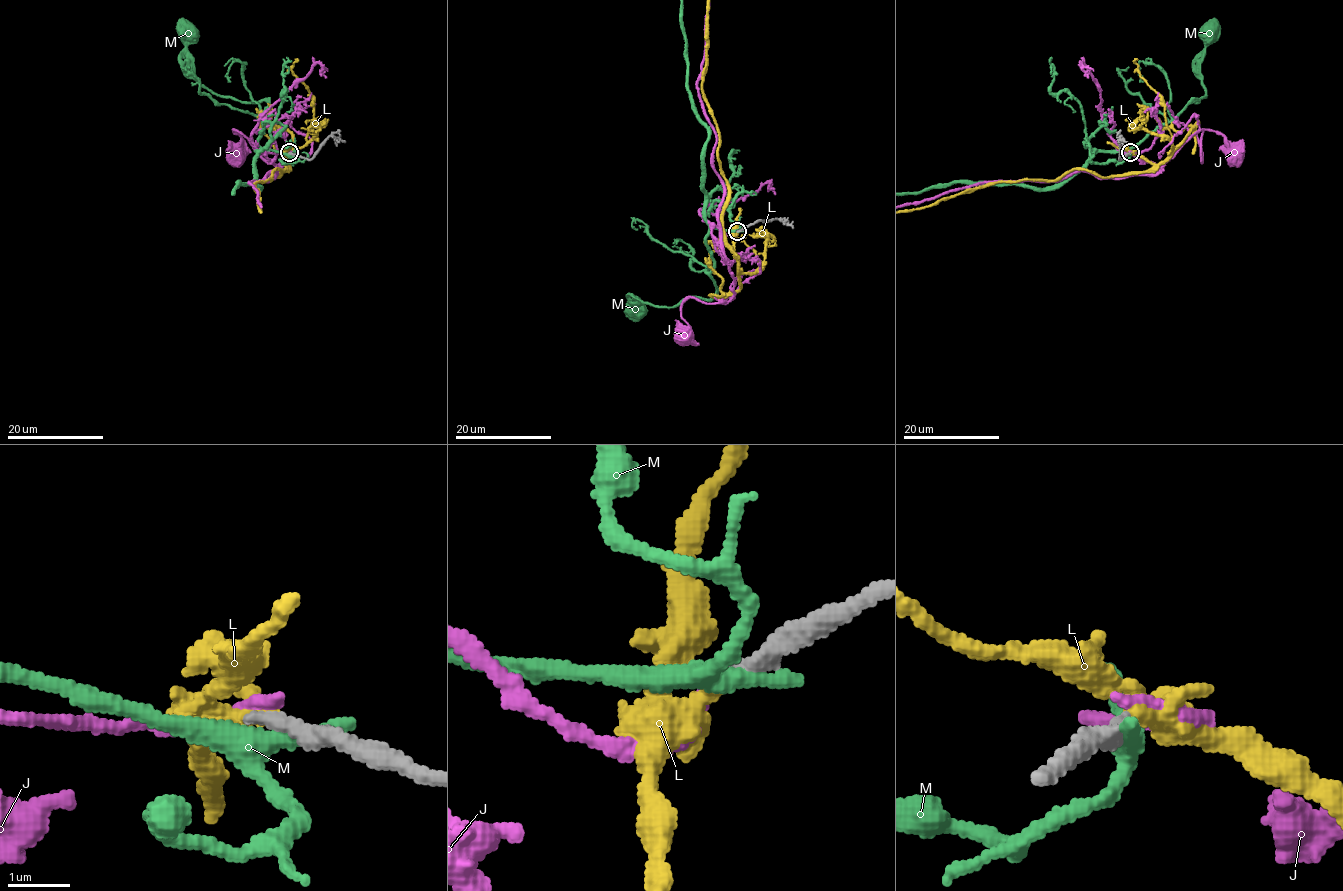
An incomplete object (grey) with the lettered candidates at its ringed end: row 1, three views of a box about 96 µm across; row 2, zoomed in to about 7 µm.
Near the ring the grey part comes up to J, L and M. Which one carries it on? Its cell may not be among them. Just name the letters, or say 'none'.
none

